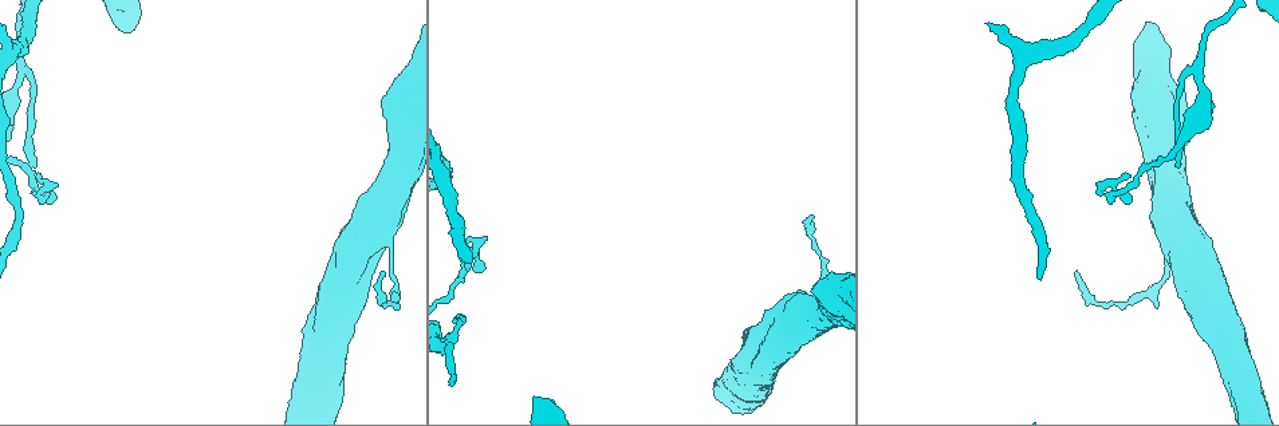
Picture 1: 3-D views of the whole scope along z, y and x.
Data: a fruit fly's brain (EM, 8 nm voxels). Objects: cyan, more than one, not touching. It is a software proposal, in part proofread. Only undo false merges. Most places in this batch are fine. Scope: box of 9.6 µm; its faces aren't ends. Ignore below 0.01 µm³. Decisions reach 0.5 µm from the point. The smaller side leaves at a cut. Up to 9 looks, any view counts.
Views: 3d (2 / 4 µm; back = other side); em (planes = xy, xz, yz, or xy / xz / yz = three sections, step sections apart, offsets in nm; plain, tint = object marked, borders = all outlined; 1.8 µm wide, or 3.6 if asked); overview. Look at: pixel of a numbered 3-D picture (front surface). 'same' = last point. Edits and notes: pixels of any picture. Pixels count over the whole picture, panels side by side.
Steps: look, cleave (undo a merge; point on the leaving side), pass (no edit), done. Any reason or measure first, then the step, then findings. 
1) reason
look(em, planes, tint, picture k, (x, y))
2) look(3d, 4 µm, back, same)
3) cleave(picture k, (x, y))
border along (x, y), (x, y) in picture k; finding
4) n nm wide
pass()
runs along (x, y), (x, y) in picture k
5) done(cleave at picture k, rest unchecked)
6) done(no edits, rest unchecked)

sudden change in width
look(3d, 4 µm, picture 1, (825, 293))

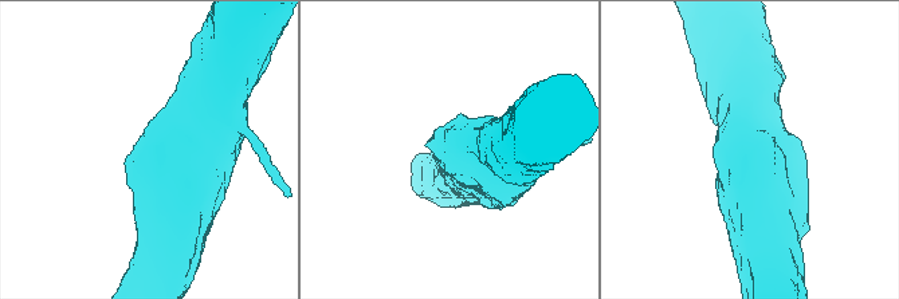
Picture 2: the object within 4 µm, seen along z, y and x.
look(em, 3.6 µm, planes, tint, picture 2, (156, 159))

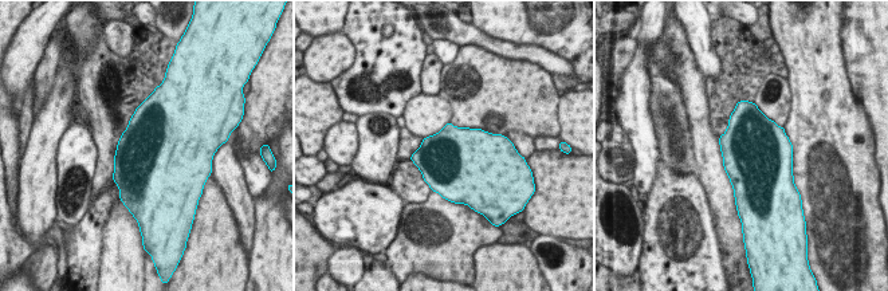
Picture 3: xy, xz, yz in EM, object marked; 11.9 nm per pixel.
pass()
all the same neuron

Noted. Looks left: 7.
thick turns thin
look(3d, 4 µm, back, picture 1, (387, 239))

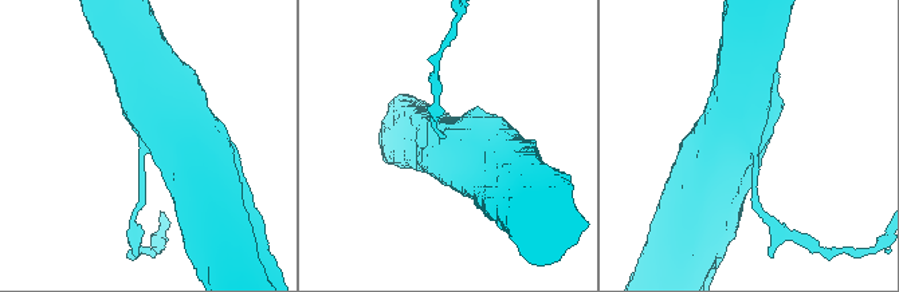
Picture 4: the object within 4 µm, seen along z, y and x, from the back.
look(em, 3.6 µm, xy, step 8, tint, picture 4, (450, 141))

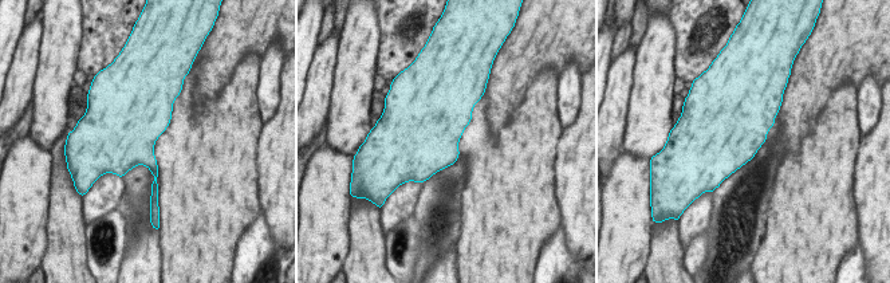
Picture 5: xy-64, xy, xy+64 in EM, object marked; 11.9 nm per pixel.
look(em, 3.6 µm, planes, borders, same)

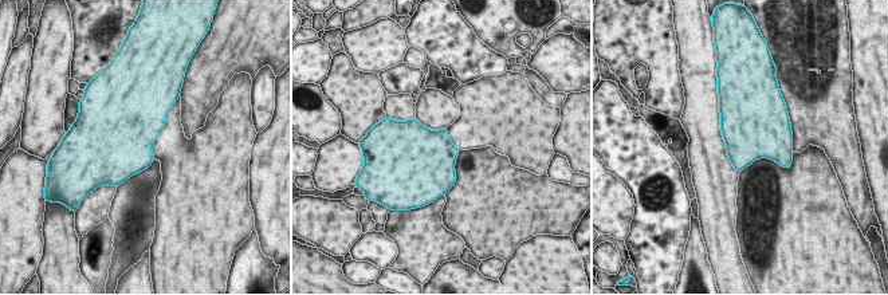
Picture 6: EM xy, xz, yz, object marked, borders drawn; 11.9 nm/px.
550 nm wide
pass()
one neuron here

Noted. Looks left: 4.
sharp bend
look(3d, 2 µm, picture 1, (479, 262))

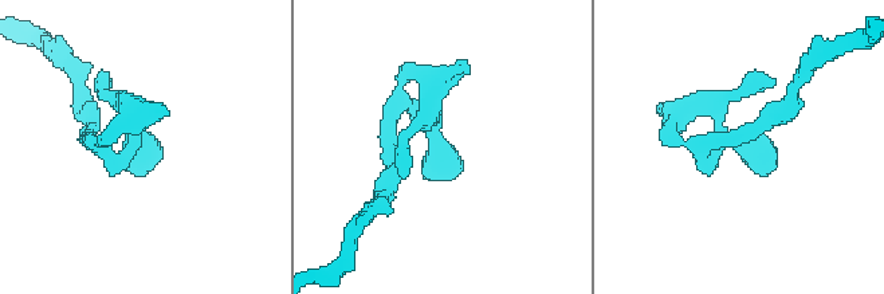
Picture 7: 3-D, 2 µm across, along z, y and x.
look(em, xz, step 8, tint, picture 7, (140, 145))

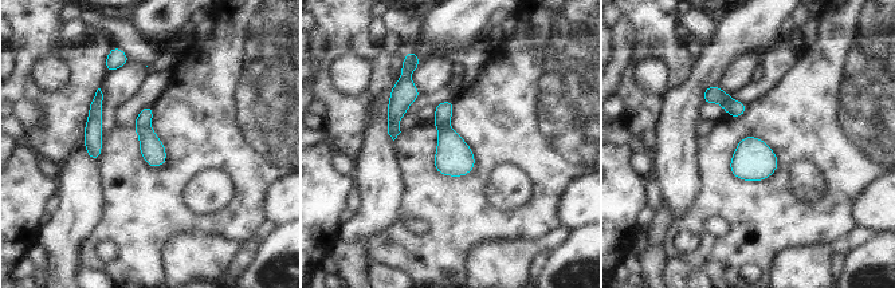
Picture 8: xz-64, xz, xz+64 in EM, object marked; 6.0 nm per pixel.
cut it another way
look(em, planes, tint, same)

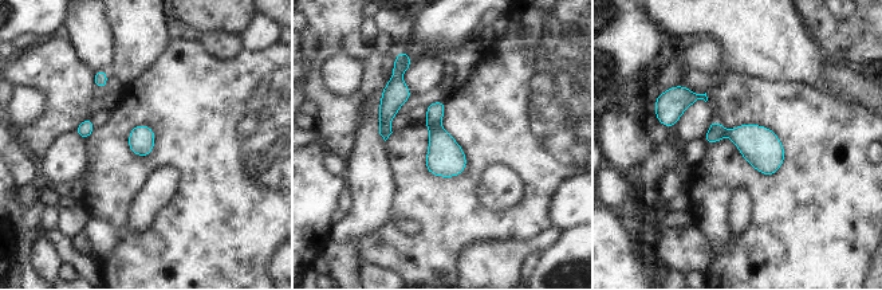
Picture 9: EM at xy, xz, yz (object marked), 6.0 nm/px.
pass()
all the same neuron

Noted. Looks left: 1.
done(no edits, rest unchecked)

